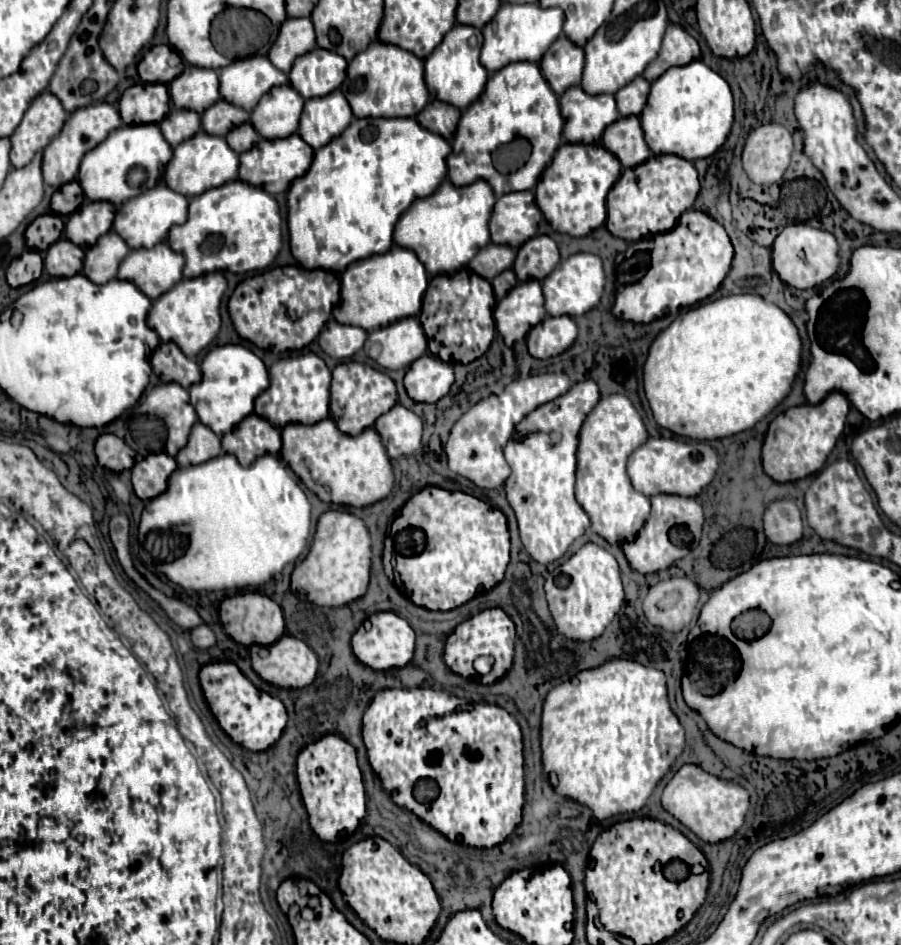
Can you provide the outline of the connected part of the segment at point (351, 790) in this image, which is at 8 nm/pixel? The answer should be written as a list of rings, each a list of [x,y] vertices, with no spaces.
[[[324,735],[298,753],[298,785],[312,831],[322,841],[336,841],[340,831],[354,833],[366,815],[366,793],[356,749],[340,735]]]

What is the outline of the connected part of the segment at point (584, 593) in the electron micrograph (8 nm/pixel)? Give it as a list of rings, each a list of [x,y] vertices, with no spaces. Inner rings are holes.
[[[586,543],[576,555],[558,567],[556,579],[546,579],[546,599],[558,631],[574,641],[592,641],[604,633],[624,603],[620,569],[602,547]]]

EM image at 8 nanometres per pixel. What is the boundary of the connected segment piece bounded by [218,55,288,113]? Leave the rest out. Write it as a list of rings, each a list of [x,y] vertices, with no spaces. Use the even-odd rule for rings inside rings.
[[[246,57],[218,71],[222,99],[246,109],[248,113],[272,87],[286,85],[288,75],[270,63],[268,57]]]

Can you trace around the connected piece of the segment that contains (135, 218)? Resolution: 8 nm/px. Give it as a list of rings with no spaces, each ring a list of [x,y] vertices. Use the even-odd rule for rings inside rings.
[[[156,185],[154,189],[148,189],[146,193],[140,193],[138,197],[132,197],[126,201],[126,205],[118,207],[116,219],[114,219],[114,231],[130,245],[130,249],[140,247],[154,247],[160,241],[166,241],[168,231],[172,225],[182,225],[188,215],[188,199],[180,193],[174,193],[166,185]]]

